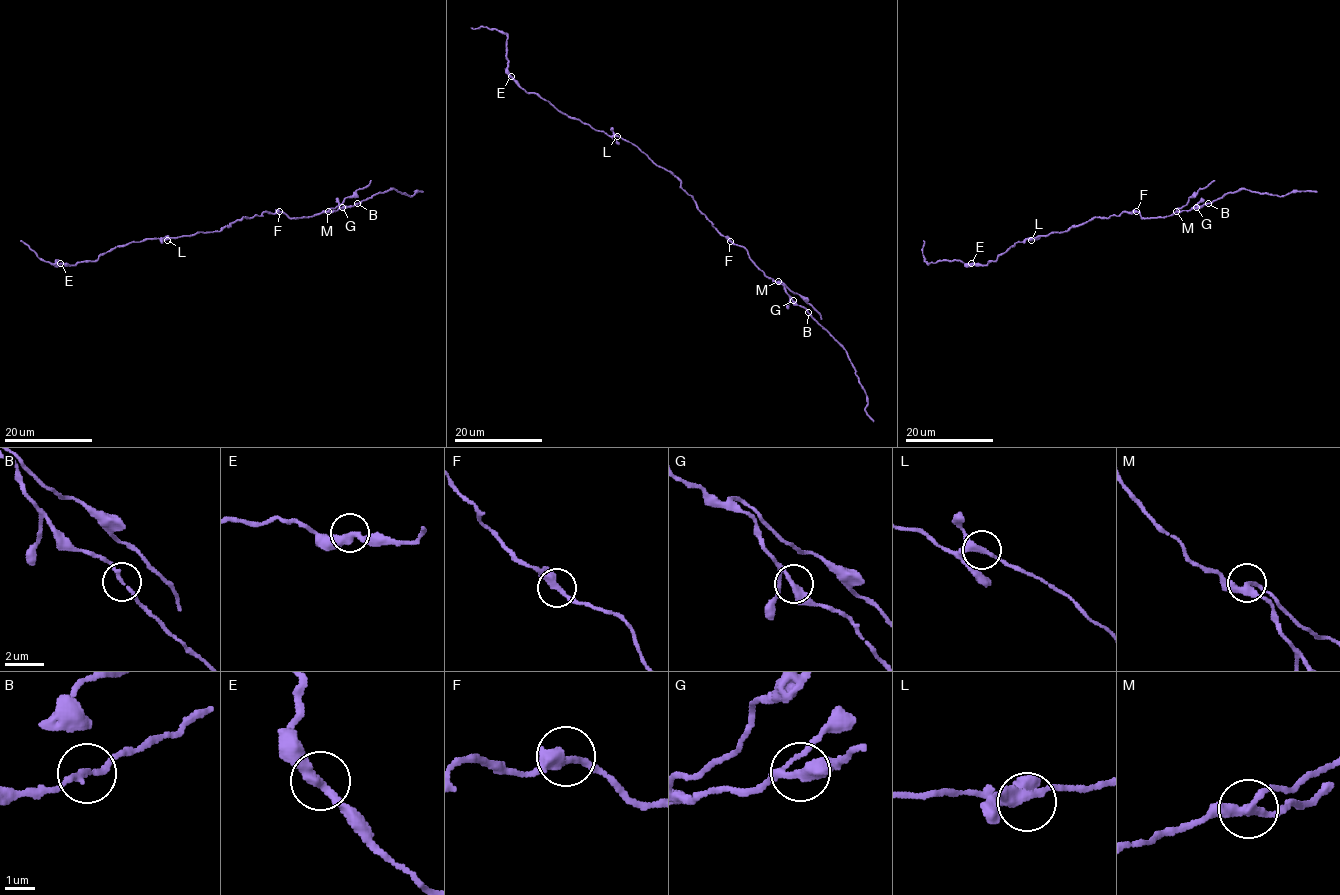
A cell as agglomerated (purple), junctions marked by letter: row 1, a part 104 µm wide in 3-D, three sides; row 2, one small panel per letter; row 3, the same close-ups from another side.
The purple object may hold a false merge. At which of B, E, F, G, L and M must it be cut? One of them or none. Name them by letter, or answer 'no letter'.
M

